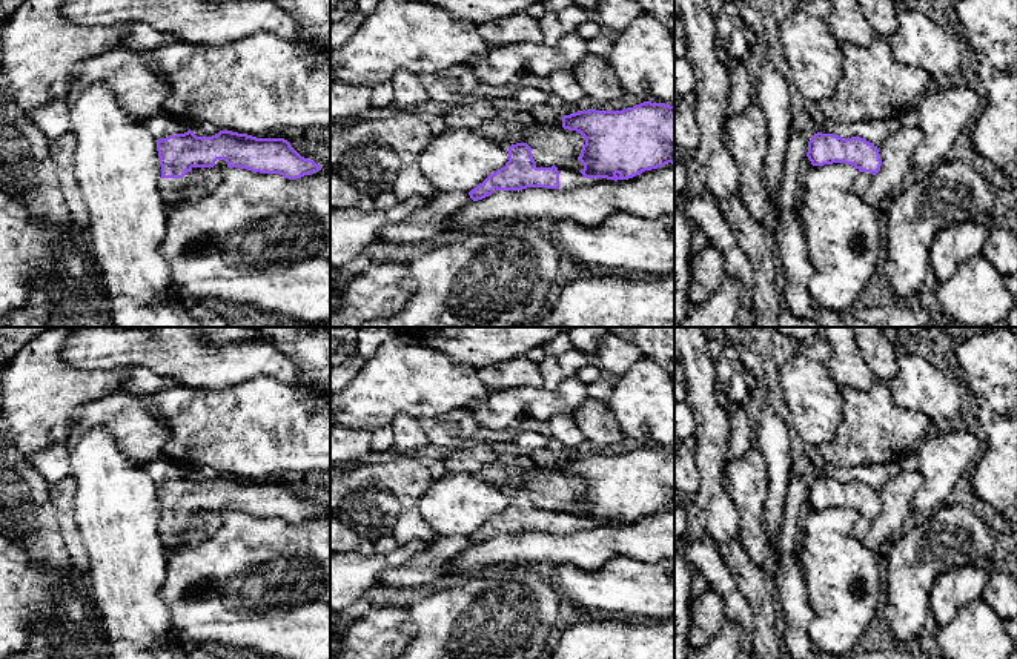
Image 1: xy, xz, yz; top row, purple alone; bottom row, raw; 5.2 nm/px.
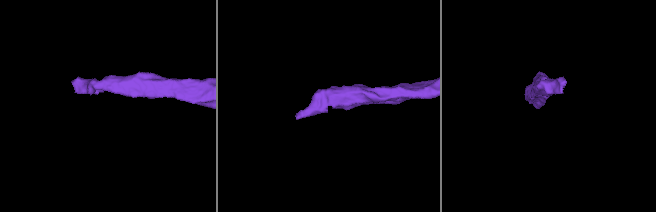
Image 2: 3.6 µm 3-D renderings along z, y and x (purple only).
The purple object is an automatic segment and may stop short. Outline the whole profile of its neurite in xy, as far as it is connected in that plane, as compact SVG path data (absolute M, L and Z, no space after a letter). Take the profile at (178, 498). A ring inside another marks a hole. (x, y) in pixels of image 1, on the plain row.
M190 473L157 485L161 510L160 536L166 553L190 541L189 525L192 515L240 512L260 518L280 518L296 524L321 515L313 504L301 501L284 482L257 482L247 478L220 475L212 481L197 481Z

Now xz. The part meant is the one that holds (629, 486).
M644 445L622 455L579 455L562 459L562 472L579 476L585 488L581 515L539 508L527 487L508 492L508 505L469 538L438 536L399 568L378 576L381 587L422 587L449 576L450 564L473 545L496 535L527 532L571 533L587 522L627 524L674 507L674 450Z

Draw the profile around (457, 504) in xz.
M470 473L432 479L415 508L438 536L469 538L508 505L508 490Z

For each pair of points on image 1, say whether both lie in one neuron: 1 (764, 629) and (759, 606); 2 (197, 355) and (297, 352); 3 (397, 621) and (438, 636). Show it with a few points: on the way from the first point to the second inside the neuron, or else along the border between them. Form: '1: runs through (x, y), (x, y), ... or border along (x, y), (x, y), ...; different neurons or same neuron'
1: runs through (764, 622), (762, 612); same neuron
2: border along (274, 343), (298, 369), (301, 383); different neurons
3: border along (407, 606), (414, 625), (409, 642); different neurons

